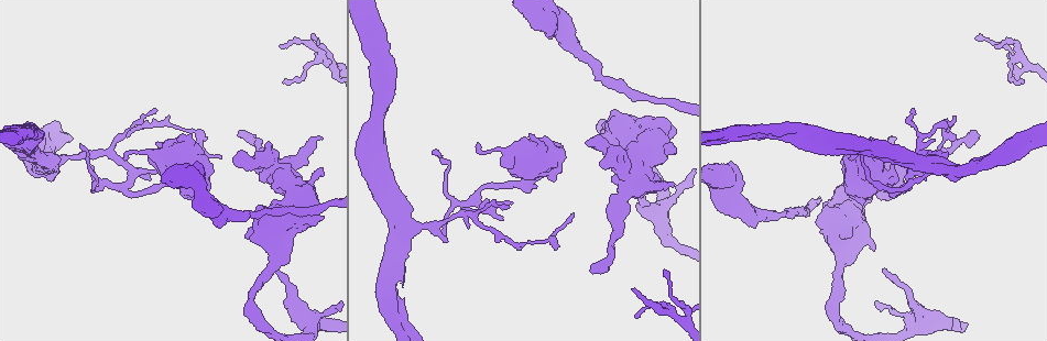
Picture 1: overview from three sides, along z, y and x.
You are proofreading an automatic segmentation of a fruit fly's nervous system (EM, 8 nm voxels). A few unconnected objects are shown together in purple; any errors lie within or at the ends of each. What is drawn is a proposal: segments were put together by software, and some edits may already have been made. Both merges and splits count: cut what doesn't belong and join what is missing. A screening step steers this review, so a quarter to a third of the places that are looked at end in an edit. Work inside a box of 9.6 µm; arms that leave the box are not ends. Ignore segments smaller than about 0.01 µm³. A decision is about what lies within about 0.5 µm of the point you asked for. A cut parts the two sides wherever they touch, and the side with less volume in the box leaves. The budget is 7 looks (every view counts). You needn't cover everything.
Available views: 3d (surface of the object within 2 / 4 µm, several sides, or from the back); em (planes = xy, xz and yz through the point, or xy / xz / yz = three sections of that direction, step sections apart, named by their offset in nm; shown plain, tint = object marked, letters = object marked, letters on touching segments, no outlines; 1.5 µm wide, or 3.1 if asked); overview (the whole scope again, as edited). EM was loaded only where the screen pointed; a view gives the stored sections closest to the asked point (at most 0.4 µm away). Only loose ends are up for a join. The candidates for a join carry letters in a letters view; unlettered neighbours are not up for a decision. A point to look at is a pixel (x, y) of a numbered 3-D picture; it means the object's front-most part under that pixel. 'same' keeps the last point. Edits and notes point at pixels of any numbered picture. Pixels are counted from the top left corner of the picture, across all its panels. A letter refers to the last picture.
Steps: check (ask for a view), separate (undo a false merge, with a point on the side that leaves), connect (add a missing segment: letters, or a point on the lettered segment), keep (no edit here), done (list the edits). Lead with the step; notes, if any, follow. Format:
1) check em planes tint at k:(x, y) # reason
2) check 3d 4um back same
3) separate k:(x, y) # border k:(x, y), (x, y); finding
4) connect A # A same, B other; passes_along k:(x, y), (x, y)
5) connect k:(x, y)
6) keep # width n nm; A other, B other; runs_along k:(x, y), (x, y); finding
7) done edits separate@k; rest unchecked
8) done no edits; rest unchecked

check em yz step 4 tint at 1:(477, 201) # three-way junction

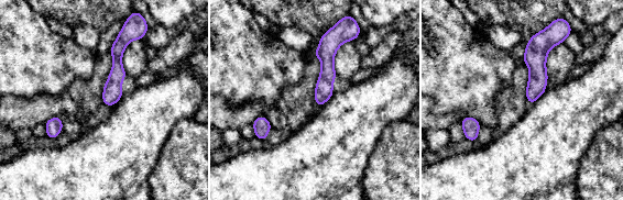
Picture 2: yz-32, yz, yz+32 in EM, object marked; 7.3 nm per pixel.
check em planes letters same # another direction

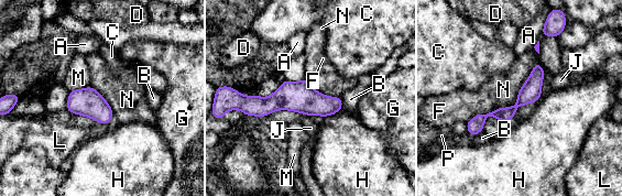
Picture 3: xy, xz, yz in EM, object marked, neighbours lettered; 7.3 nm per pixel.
keep # A other, B other, C other, D other, F other, G other, H other, J other, L other, M other, N other, P other; one neuron here

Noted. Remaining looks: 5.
check em planes tint at 1:(477, 144) # free end

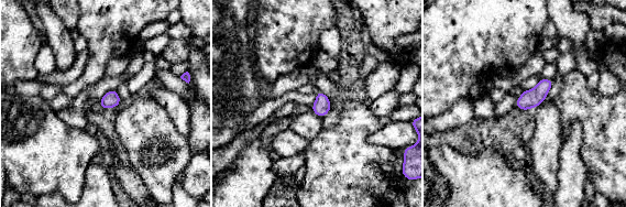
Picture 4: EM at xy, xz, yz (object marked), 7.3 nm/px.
check em planes letters same

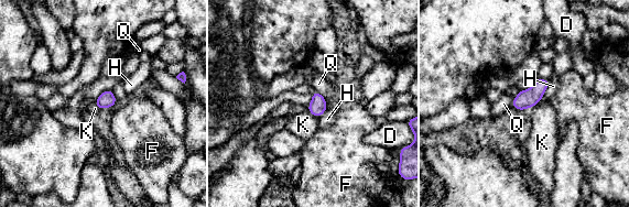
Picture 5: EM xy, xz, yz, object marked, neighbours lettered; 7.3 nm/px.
keep # D other, F other, H other, K other, Q other; border 5:(313, 89), (325, 99); none of them fits

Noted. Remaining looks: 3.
check 3d 2um at 1:(631, 289) # thin end

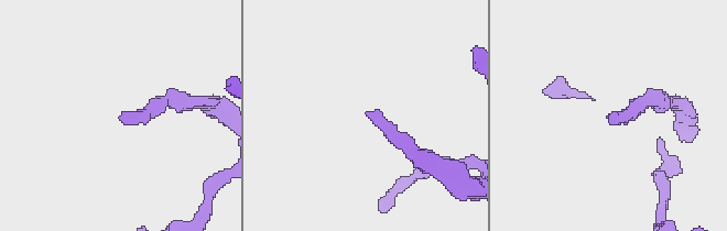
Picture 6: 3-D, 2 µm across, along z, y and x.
check em planes letters at 6:(122, 113)

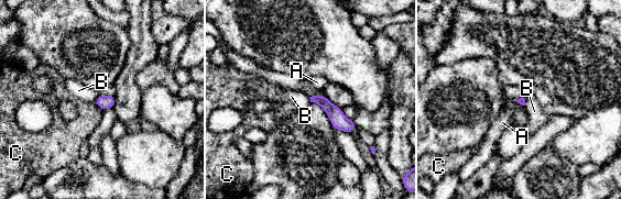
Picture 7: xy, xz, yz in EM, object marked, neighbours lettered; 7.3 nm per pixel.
keep # A other, B other, C other; none of them fits

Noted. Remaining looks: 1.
done no edits; rest unchecked

